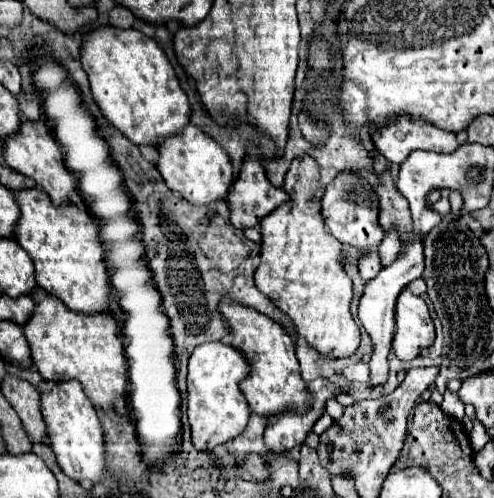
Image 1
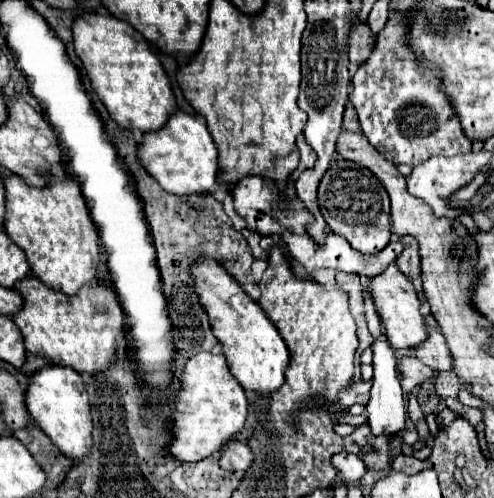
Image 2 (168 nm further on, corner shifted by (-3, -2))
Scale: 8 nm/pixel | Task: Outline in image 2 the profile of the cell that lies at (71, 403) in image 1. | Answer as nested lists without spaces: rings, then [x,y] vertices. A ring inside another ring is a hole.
[[[46,366],[36,374],[32,374],[30,384],[26,388],[26,404],[32,418],[42,428],[42,432],[66,458],[80,462],[90,454],[92,416],[90,416],[90,404],[84,382],[76,370],[62,366]]]

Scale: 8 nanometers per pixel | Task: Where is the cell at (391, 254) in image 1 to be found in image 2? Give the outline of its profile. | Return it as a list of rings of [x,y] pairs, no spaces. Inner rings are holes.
[[[390,264],[384,272],[380,272],[378,276],[370,278],[368,290],[374,298],[376,310],[382,318],[382,324],[386,328],[386,336],[388,342],[394,350],[406,350],[406,348],[418,348],[422,342],[426,342],[428,338],[428,328],[426,328],[426,320],[424,314],[420,312],[420,298],[418,292],[412,284],[412,280],[408,280],[408,276],[404,276],[396,264]]]

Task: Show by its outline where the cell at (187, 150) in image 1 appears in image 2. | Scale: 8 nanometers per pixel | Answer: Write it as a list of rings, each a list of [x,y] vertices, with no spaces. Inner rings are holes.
[[[176,112],[172,120],[160,132],[144,134],[144,142],[138,148],[142,166],[156,182],[170,194],[190,196],[190,194],[208,194],[218,184],[218,148],[200,118],[194,118],[186,112]]]

